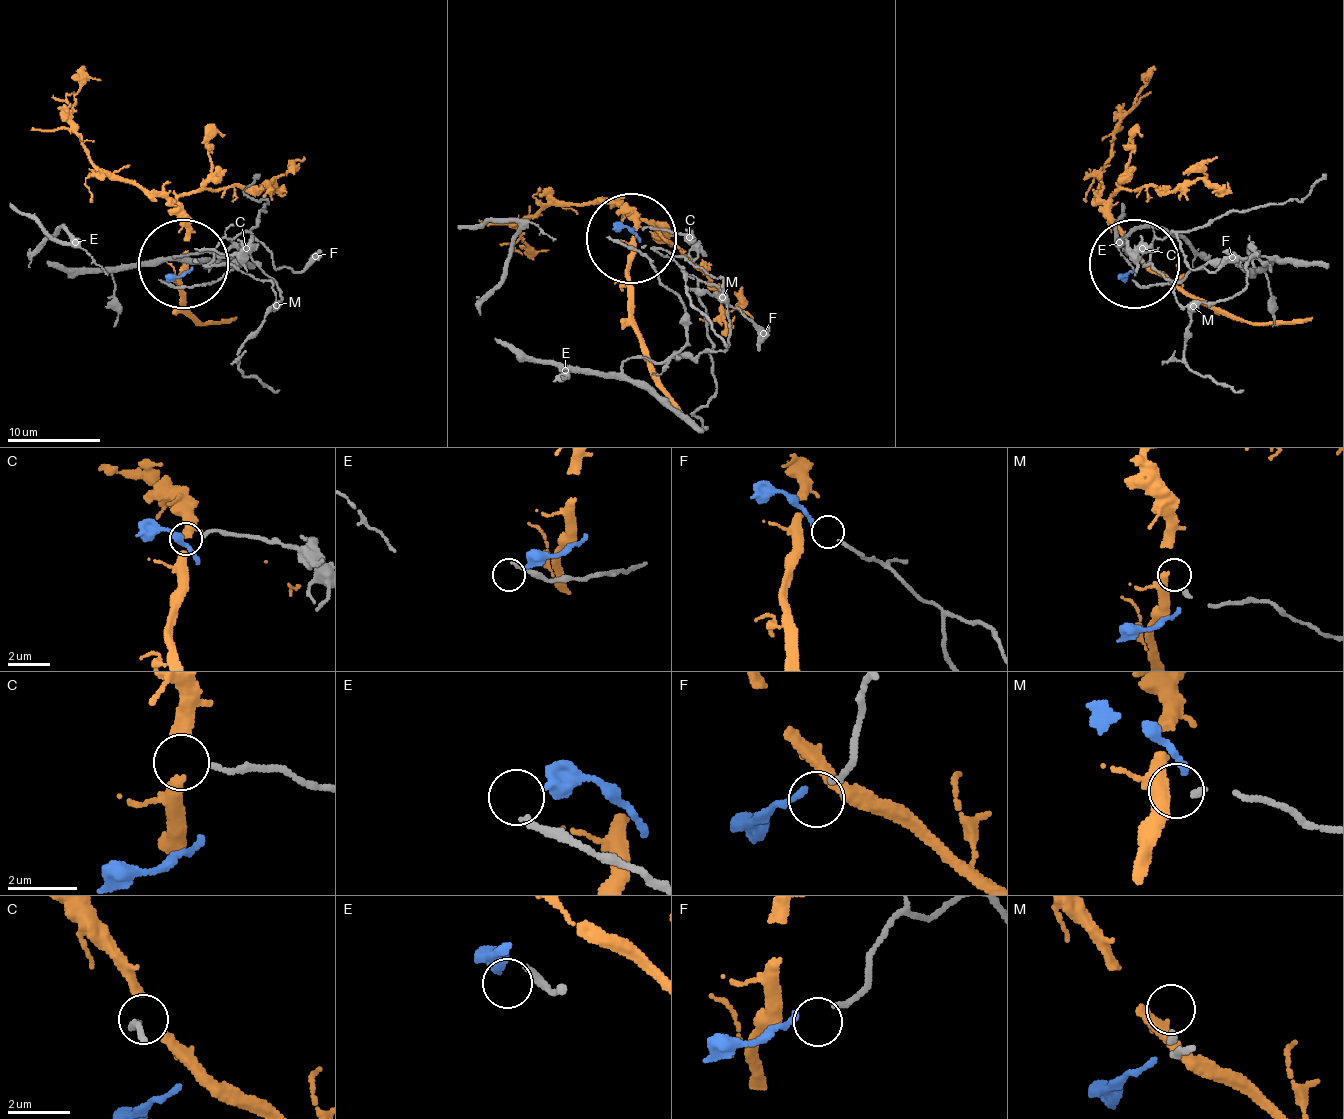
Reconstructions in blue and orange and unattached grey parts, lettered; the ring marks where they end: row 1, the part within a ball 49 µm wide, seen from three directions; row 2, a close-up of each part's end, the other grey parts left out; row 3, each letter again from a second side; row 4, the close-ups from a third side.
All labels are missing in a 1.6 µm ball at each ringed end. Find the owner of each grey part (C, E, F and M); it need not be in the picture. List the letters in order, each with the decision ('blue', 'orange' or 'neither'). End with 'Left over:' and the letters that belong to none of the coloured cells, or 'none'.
C: orange
E: neither
F: blue
M: neither
Left over: E, M

